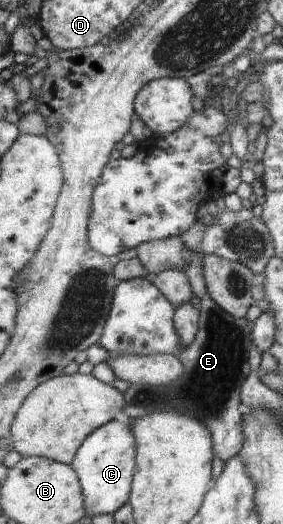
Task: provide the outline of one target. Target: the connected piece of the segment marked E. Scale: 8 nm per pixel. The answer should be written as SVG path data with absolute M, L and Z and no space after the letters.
M207 292L201 297L198 333L189 347L183 347L177 356L185 365L185 375L175 383L153 386L131 384L124 393L124 413L131 419L141 419L145 413L157 411L181 411L193 415L193 419L205 421L209 431L213 431L216 454L224 463L238 455L243 447L243 417L239 405L242 404L241 390L245 381L255 369L252 329L247 319L239 319L226 313Z

